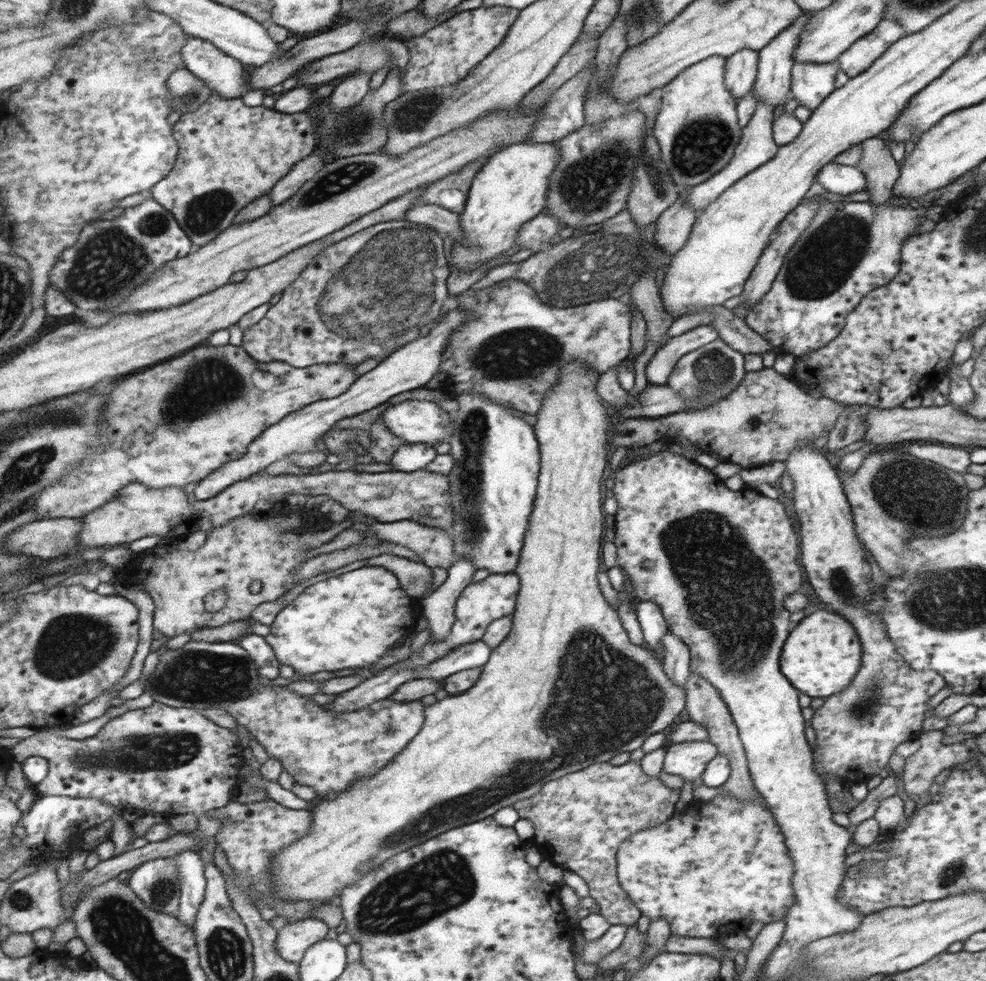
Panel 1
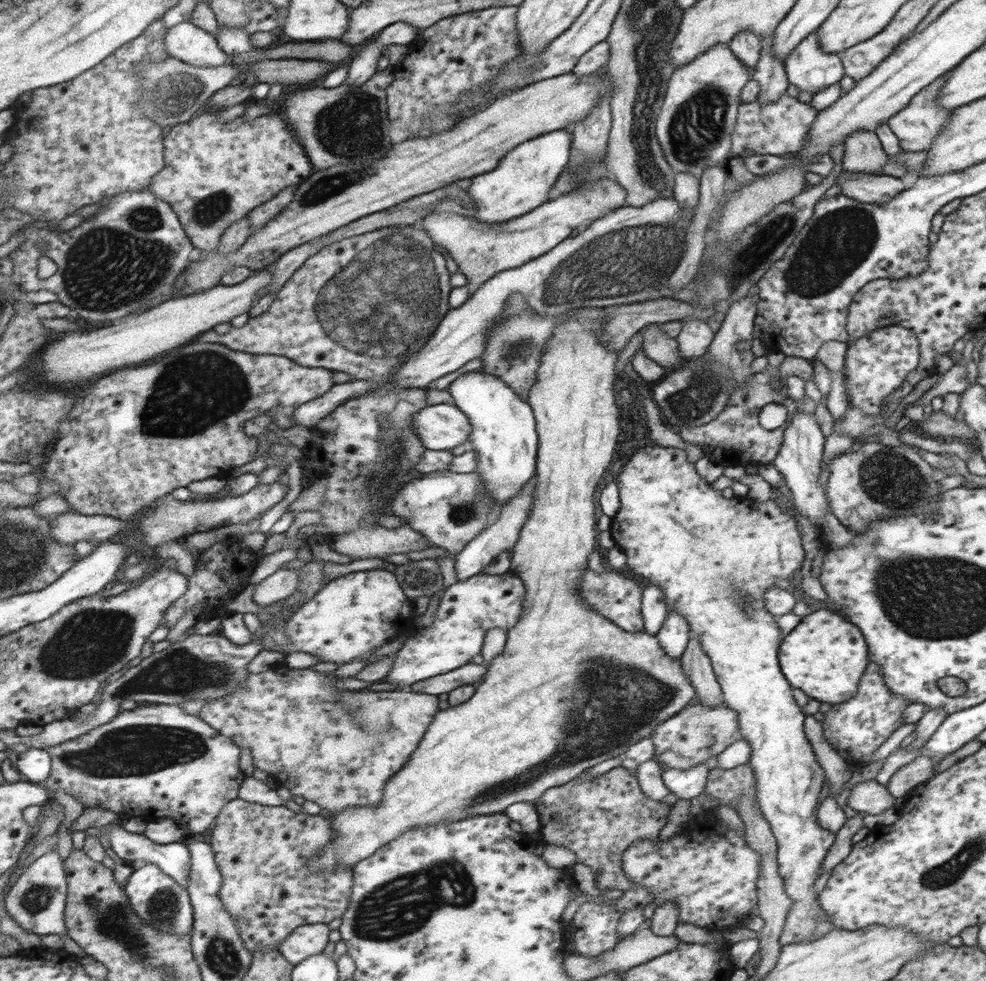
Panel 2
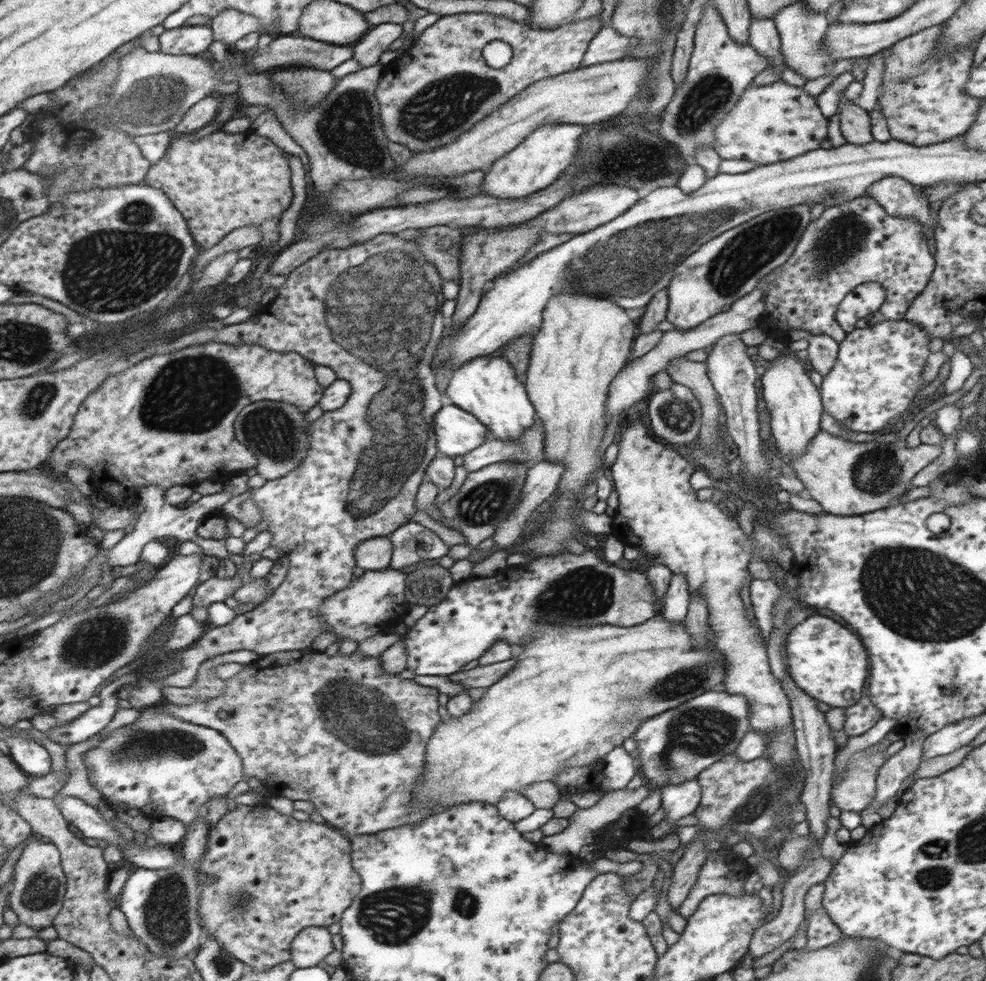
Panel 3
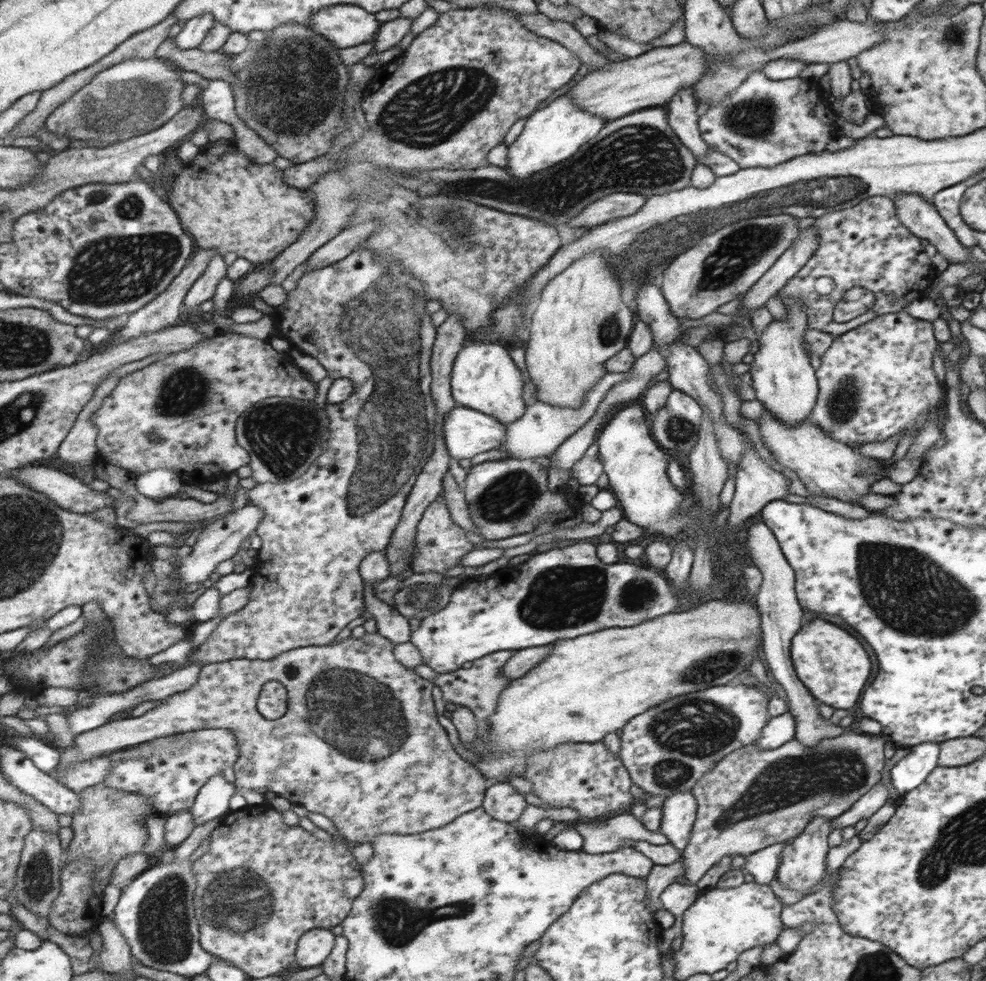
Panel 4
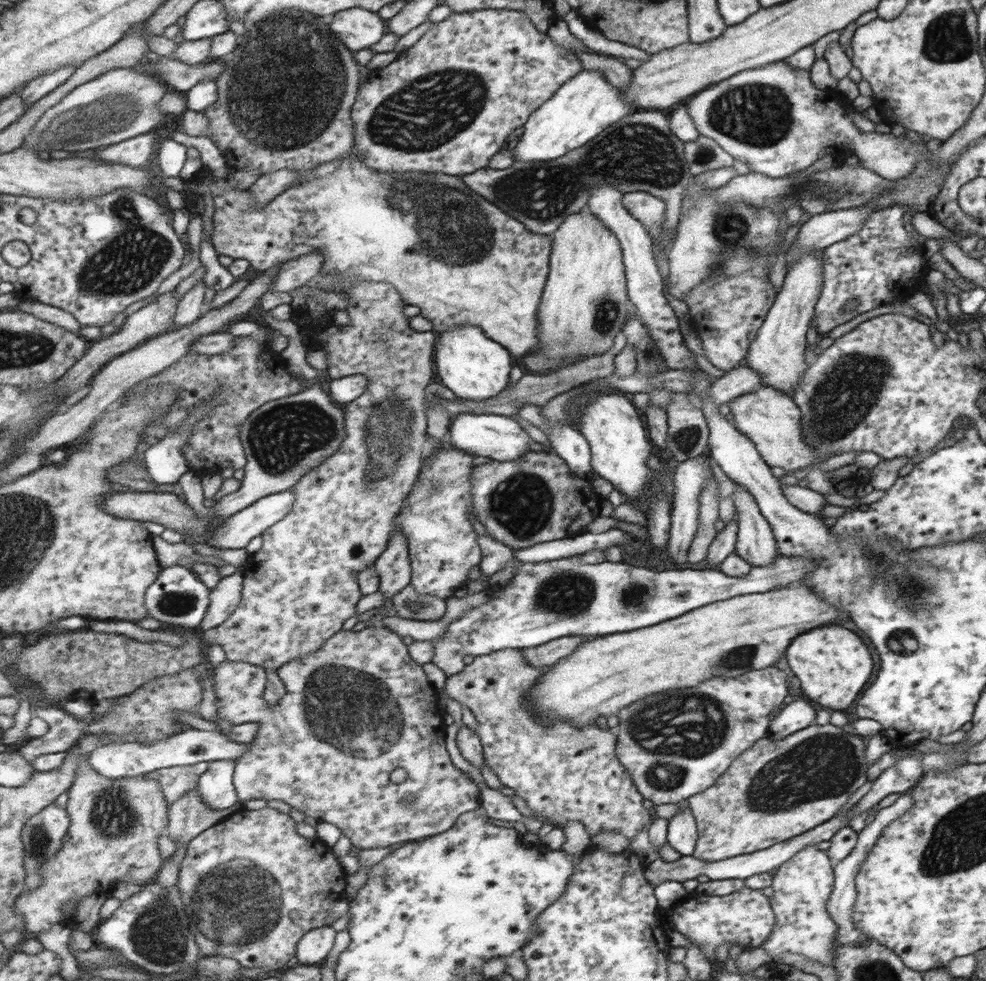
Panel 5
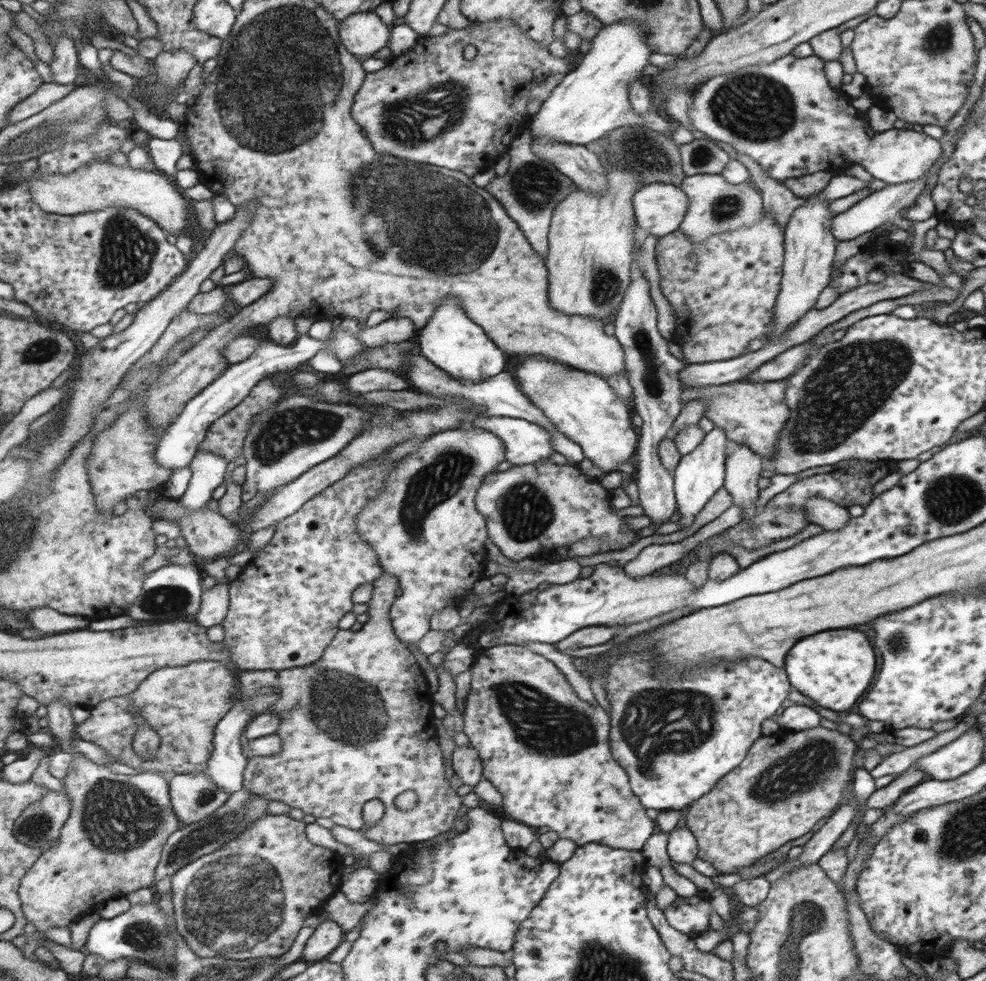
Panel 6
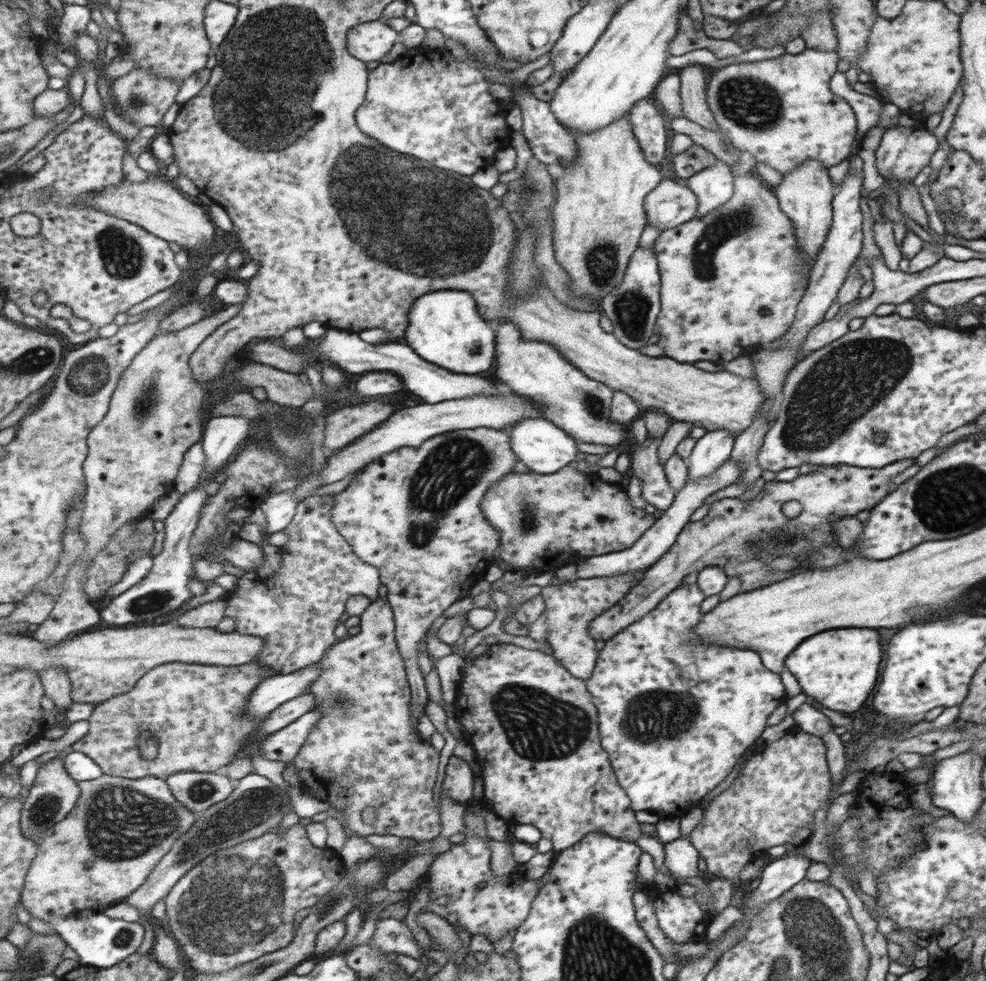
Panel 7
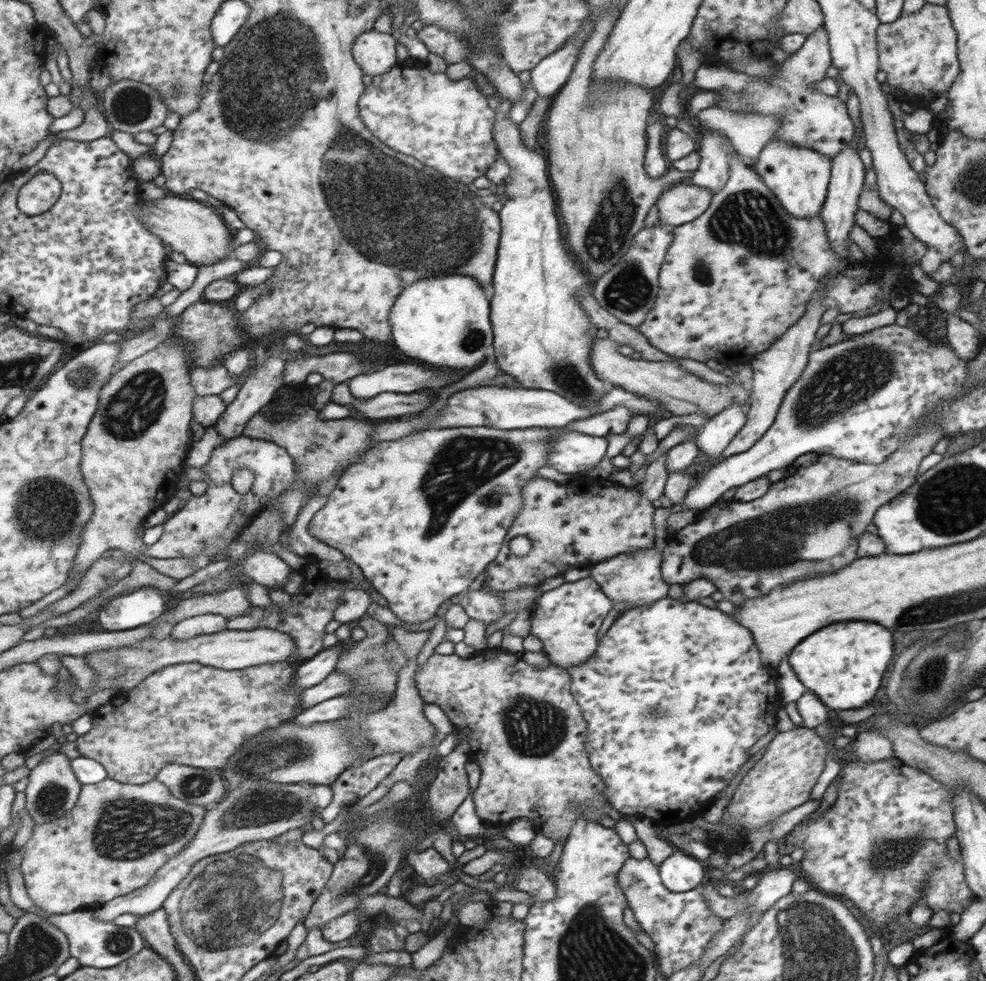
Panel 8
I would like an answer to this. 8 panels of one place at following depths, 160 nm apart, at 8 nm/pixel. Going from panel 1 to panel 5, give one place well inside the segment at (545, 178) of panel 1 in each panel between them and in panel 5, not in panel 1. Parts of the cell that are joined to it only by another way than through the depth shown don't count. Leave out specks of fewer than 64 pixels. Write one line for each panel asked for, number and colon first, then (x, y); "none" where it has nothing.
2: (522, 182)
3: (547, 153)
4: (551, 135)
5: (588, 105)

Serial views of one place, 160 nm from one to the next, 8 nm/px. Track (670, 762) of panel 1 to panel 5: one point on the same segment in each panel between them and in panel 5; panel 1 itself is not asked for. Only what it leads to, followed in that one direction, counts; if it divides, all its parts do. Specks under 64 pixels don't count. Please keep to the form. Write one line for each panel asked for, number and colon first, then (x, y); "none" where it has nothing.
2: (686, 784)
3: (678, 800)
4: (679, 814)
5: (682, 835)

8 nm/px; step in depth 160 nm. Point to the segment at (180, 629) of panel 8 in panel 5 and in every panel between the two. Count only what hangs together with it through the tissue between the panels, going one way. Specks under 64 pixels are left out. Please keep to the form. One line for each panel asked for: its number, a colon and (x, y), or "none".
5: (228, 596)
6: (217, 602)
7: (210, 615)

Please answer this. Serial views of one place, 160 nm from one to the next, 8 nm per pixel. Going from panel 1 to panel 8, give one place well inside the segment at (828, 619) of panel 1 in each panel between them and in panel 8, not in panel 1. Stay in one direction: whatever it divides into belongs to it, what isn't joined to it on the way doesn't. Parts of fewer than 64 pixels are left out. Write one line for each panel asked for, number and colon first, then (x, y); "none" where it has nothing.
2: (825, 656)
3: (829, 663)
4: (836, 667)
5: (833, 664)
6: (834, 668)
7: (839, 668)
8: (844, 666)

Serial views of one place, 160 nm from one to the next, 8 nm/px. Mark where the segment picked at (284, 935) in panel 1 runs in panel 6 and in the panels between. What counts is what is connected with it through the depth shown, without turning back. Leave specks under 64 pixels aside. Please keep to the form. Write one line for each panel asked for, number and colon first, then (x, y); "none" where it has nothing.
2: (310, 940)
3: (312, 946)
4: (315, 947)
5: (315, 948)
6: (328, 936)

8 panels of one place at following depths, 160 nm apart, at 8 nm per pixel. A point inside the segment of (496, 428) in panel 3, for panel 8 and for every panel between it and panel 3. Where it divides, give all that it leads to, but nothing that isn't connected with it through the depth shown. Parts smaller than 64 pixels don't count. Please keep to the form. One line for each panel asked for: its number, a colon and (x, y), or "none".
4: (484, 378)
5: (474, 366)
6: (451, 340)
7: (446, 329)
8: (444, 320)

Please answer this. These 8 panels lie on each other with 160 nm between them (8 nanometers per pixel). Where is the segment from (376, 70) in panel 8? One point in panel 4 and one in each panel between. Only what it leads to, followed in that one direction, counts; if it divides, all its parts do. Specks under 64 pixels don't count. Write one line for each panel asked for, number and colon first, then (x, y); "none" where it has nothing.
4: (348, 25)
5: (359, 28)
6: (364, 33)
7: (370, 41)

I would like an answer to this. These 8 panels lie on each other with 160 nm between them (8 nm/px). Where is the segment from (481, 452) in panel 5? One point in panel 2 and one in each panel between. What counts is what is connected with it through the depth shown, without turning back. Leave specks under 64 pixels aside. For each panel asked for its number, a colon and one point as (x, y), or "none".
2: (443, 426)
3: (459, 432)
4: (467, 432)

